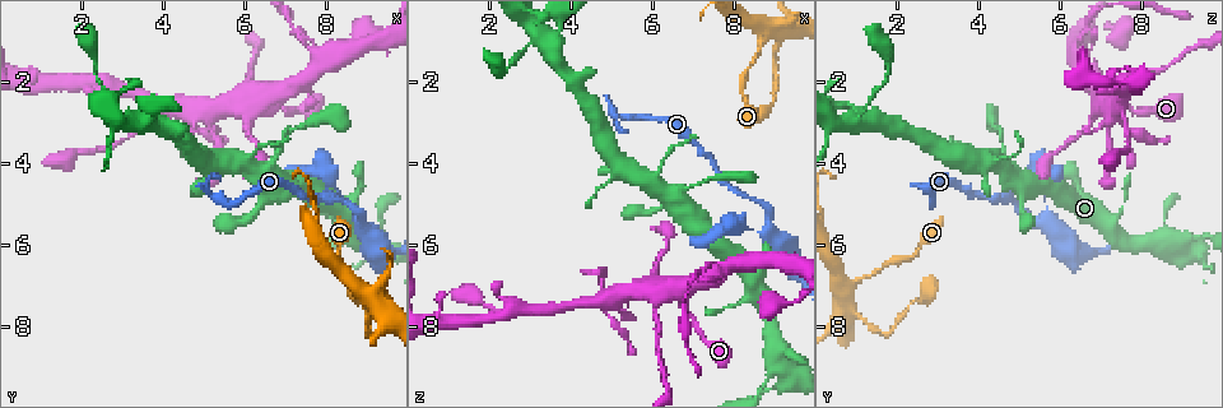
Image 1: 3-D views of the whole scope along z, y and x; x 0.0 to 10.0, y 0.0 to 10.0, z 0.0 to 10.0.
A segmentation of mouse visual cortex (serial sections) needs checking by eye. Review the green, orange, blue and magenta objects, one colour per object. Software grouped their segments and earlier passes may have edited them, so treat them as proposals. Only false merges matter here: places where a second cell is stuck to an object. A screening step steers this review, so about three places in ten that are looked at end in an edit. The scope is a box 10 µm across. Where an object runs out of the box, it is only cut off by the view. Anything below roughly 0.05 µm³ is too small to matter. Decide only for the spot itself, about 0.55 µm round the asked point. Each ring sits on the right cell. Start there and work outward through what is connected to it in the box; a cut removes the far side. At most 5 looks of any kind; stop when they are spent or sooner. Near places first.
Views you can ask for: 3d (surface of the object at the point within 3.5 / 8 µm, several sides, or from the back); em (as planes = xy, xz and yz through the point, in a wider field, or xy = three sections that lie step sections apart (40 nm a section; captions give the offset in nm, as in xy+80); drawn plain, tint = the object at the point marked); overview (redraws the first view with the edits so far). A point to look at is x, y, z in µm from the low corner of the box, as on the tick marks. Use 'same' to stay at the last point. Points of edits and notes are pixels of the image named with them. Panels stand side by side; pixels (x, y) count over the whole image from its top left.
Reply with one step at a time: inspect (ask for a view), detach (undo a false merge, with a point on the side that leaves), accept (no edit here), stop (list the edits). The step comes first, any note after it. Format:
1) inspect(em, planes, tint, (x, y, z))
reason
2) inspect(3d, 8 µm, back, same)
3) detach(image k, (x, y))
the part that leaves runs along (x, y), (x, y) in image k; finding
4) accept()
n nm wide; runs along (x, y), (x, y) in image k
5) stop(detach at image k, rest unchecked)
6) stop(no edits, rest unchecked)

inspect(3d, 3.5 µm, (3.35, 2.95, 1.05))
looks like a crossing

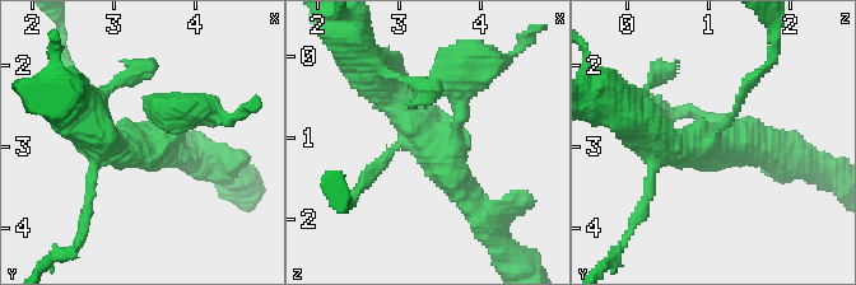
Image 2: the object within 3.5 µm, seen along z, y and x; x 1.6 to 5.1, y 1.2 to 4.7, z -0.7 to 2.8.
inspect(em, xy, step 2, plain, (3.35, 2.95, 1.05))
4 arms; arms of 100, 200, 400, 450 nm

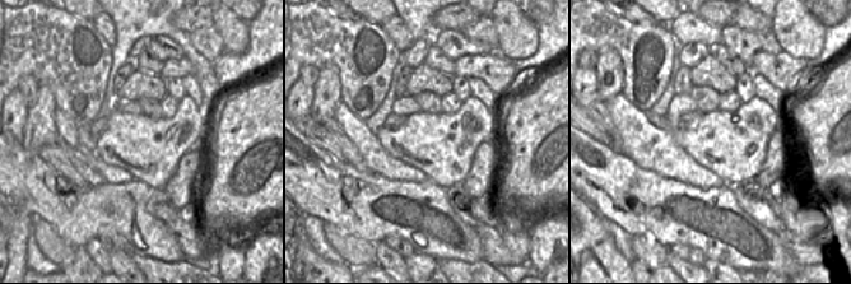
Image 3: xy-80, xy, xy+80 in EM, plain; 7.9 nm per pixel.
inspect(em, xy, step 2, tint, same)

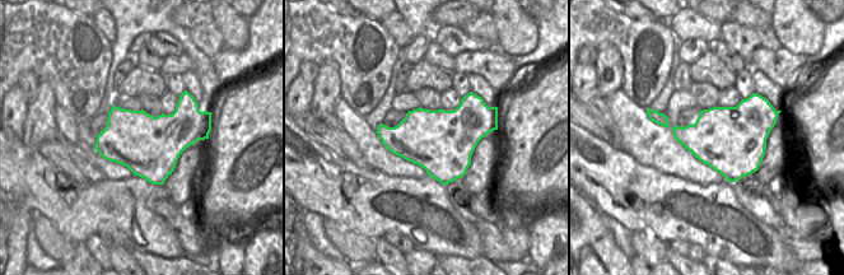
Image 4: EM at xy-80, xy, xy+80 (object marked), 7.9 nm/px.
accept()
runs along (489, 222), (387, 90) in image 2; all the same cell

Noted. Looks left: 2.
inspect(3d, 3.5 µm, (9.10, 7.50, 0.80))
small branch off a trunk

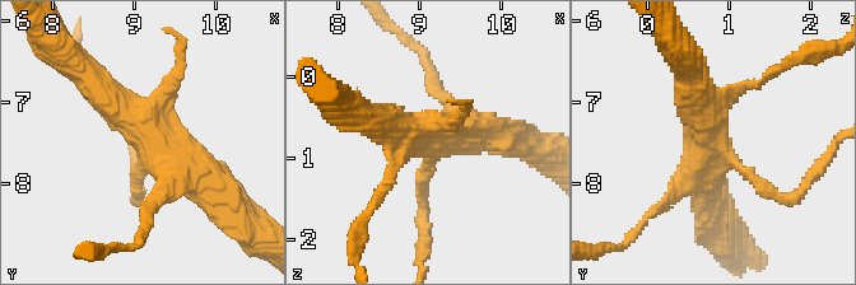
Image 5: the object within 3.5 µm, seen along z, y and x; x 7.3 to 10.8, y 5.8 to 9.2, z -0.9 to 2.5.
inspect(em, xy, step 1, tint, (9.15, 7.55, 0.85))
4 arms; arms of 150, 150, 400, 450 nm

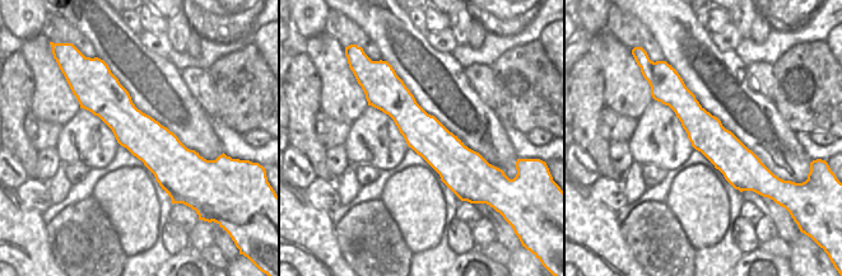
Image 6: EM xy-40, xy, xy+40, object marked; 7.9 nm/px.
accept()
runs along (382, 84), (460, 168), (461, 191) in image 6; continuous, no second cell

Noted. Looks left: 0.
stop(no edits, rest unchecked)

